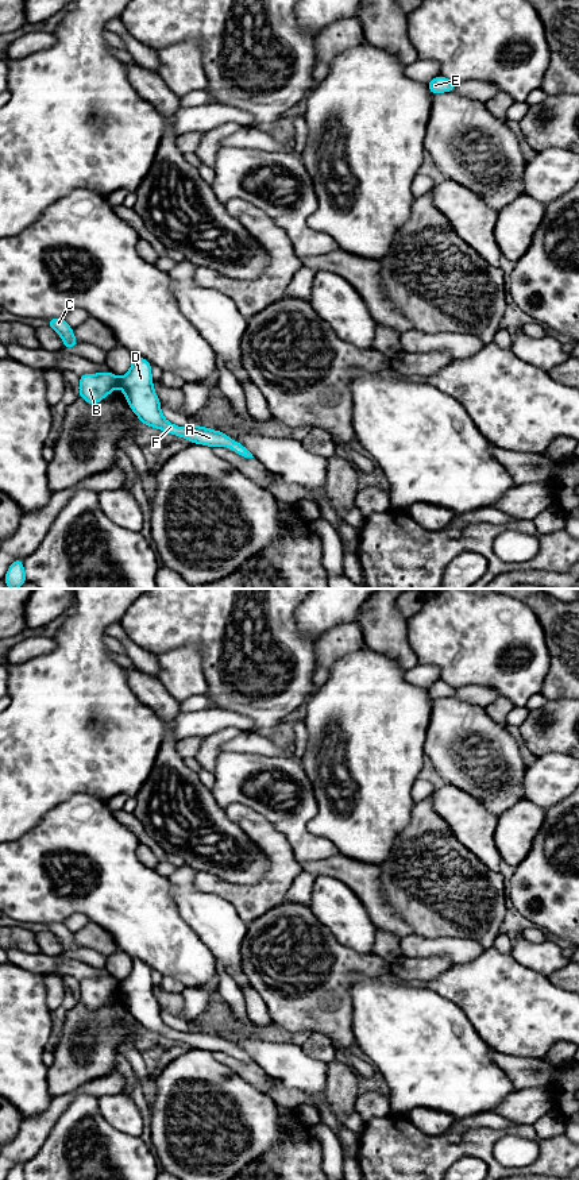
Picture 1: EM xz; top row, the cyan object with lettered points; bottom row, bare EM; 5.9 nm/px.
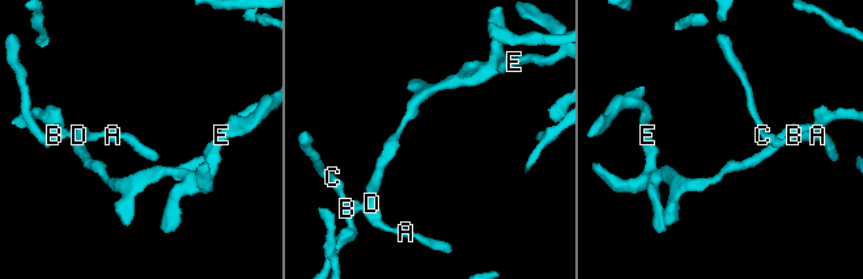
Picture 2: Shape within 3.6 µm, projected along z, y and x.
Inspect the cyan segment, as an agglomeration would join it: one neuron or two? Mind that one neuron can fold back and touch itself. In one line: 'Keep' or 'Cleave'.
Cleave

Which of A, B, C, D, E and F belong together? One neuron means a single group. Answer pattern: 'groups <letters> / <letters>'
groups A D E F / B C

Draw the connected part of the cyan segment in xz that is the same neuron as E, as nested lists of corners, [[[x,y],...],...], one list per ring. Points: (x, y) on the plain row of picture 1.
[[[443,680],[435,682],[426,690],[432,699],[443,698],[443,697],[453,697],[456,691],[455,687],[449,686],[448,683]]]

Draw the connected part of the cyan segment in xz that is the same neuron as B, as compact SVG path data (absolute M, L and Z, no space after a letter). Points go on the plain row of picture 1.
M112 976L80 980L78 1002L89 1010L97 1010L104 1002L116 995L119 984Z

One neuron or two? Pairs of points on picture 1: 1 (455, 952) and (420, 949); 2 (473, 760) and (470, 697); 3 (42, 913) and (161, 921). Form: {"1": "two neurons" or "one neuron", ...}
{"1": "one neuron", "2": "two neurons", "3": "one neuron"}

